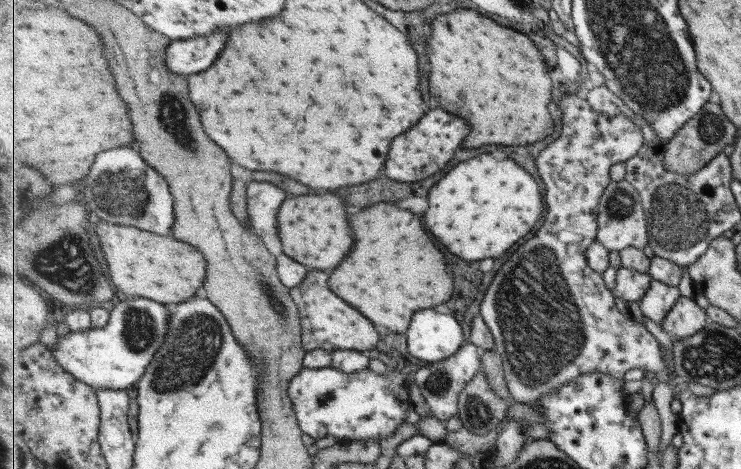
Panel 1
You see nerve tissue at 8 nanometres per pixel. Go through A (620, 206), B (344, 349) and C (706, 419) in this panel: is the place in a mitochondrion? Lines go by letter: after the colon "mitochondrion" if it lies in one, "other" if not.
A: mitochondrion
B: other
C: other

